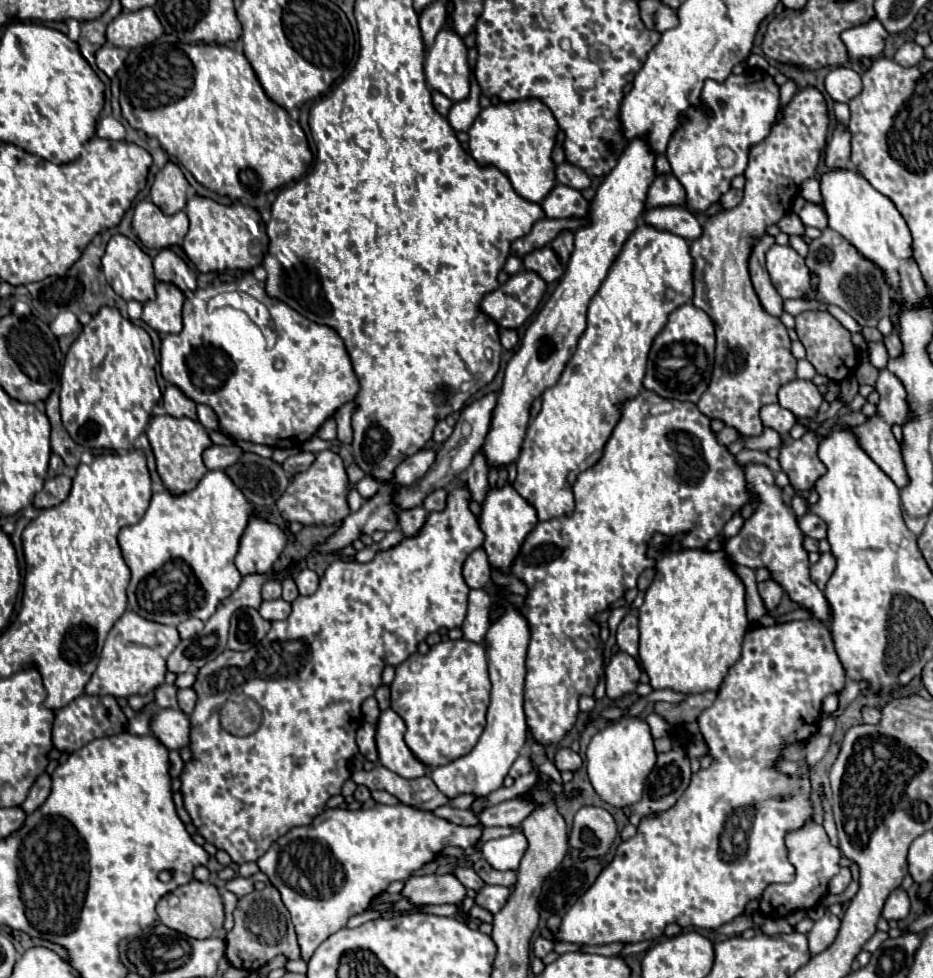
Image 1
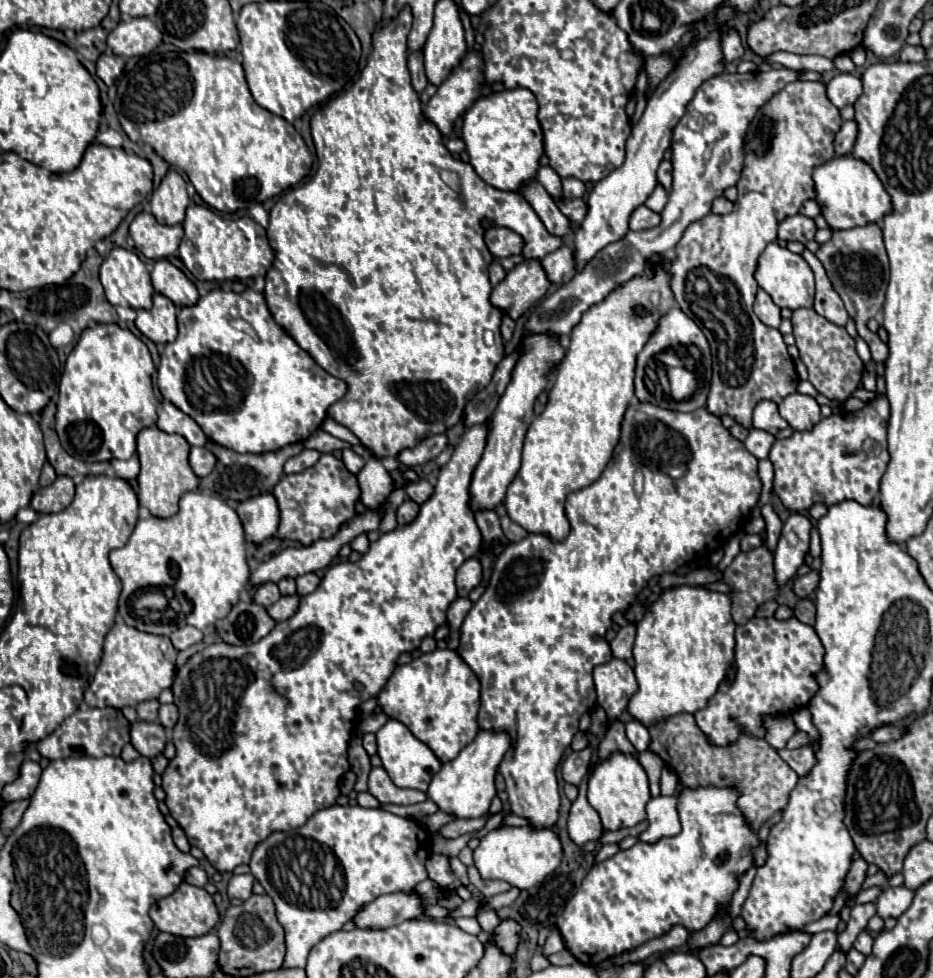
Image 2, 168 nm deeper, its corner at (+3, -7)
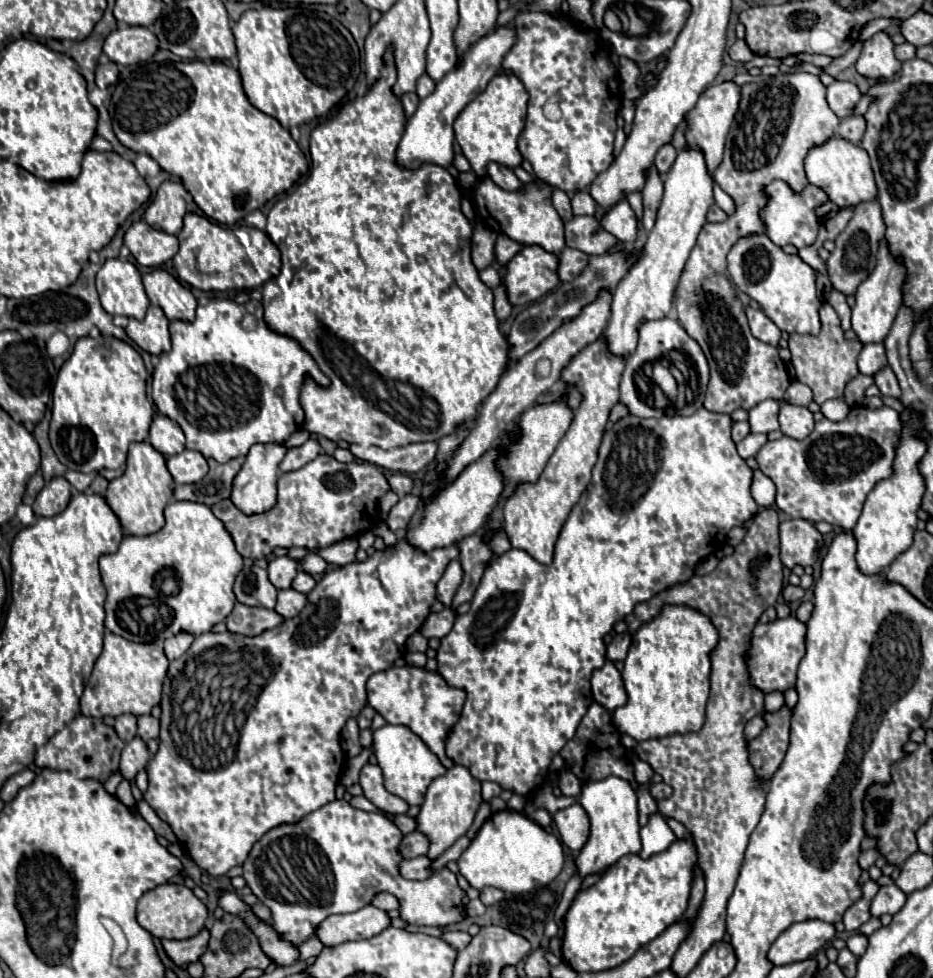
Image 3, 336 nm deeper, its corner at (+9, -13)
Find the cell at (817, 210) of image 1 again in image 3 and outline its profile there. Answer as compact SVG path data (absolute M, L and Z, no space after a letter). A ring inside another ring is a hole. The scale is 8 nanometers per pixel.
M773 181L771 185L765 187L765 193L769 195L769 203L761 211L761 219L767 225L767 237L779 247L795 245L797 249L801 249L801 247L813 245L817 239L817 231L819 231L819 219L815 215L815 207L825 203L827 195L813 185L807 185L807 189L797 195L783 181Z

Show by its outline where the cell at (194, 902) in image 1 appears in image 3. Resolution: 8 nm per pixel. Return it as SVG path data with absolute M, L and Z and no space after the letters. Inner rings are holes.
M165 883L151 891L147 891L137 905L137 921L143 929L147 929L153 937L159 939L189 939L195 937L207 921L209 913L203 901L195 897L195 893L185 885L173 885Z

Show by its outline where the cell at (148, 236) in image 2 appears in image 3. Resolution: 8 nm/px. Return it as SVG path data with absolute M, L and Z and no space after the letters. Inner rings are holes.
M137 221L127 229L125 245L143 267L159 267L179 251L179 241L175 235L157 231L145 221Z

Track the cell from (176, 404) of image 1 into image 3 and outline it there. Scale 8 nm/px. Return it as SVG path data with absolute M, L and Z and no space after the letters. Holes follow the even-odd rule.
M155 415L151 423L151 433L149 433L151 445L161 451L163 455L177 455L185 451L185 435L179 423L169 419L167 415Z

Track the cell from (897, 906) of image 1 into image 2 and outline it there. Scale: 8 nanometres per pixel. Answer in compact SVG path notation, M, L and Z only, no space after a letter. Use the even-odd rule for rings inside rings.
M905 885L901 887L885 887L883 893L877 899L877 915L881 919L887 917L899 917L903 911L909 909L913 901L913 891L907 889Z

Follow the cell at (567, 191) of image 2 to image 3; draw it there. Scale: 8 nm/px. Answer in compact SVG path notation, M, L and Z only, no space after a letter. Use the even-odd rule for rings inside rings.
M553 189L551 201L553 201L553 207L557 209L557 213L561 215L561 219L571 219L573 217L573 213L571 213L571 201L569 201L569 197L567 197L565 191Z

